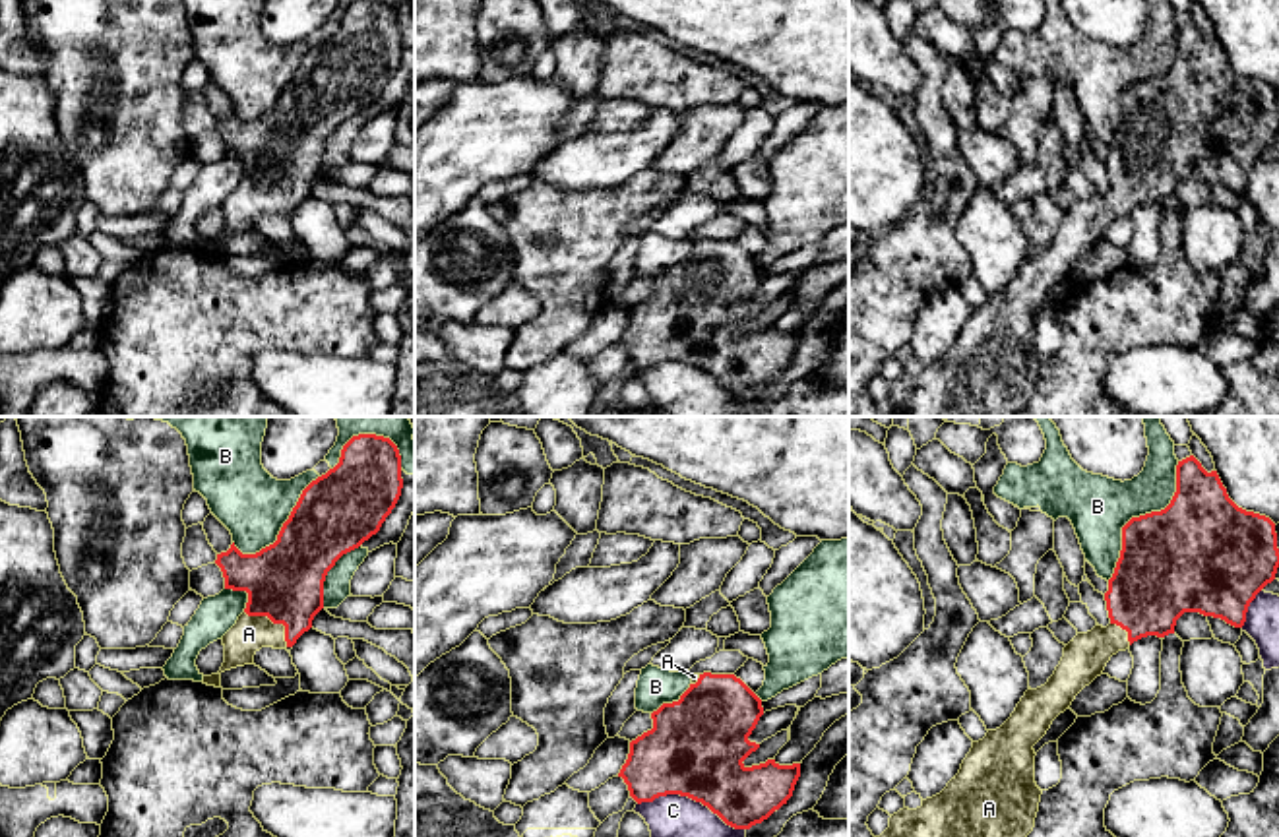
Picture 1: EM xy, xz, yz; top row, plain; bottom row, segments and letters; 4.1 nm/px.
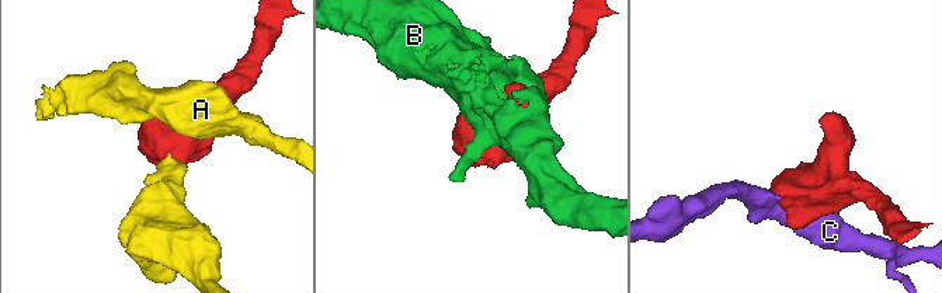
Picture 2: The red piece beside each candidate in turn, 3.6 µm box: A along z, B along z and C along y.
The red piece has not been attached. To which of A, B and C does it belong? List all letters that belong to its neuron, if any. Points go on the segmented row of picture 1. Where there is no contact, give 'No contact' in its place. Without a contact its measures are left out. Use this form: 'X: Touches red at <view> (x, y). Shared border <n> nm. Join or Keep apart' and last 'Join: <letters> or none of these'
A: Touches red at xy (274, 622). Shared border 240 nm. Join
B: Touches red at yz (1140, 516). Shared border 600 nm. Keep apart
C: Touches red at xz (692, 799). Shared border 460 nm. Keep apart
Join: A

